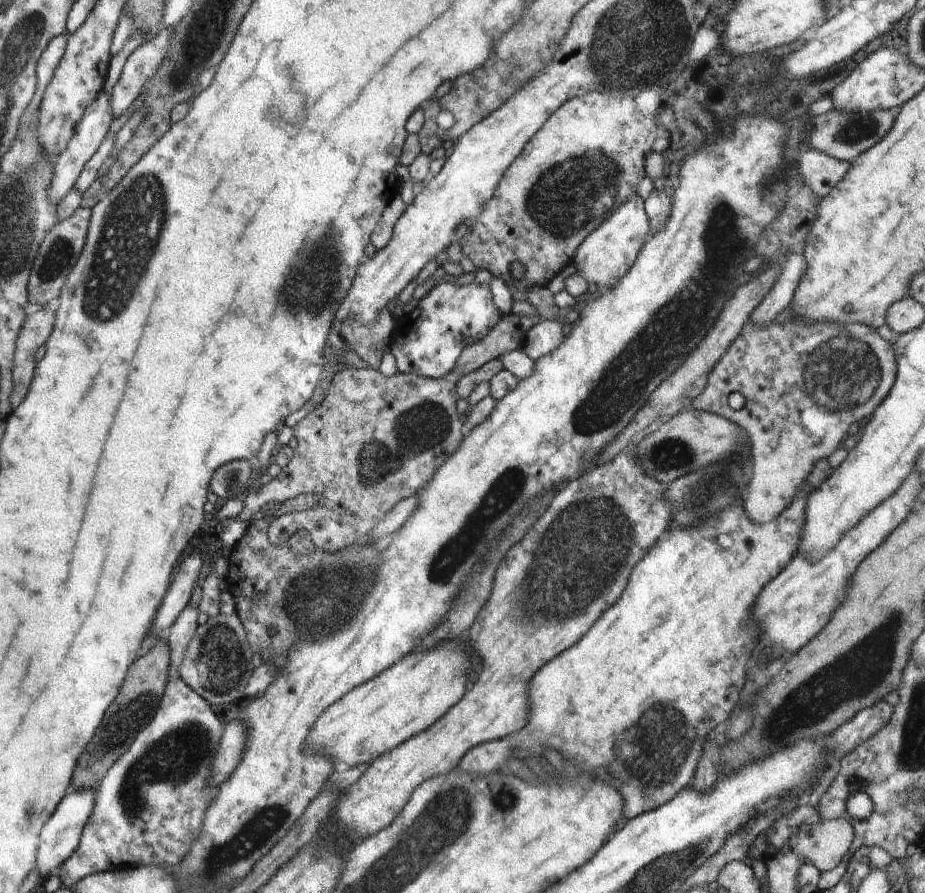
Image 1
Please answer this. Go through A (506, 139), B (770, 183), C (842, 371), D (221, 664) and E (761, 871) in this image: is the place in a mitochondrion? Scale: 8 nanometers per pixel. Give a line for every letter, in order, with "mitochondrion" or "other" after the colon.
A: other
B: mitochondrion
C: mitochondrion
D: mitochondrion
E: other

